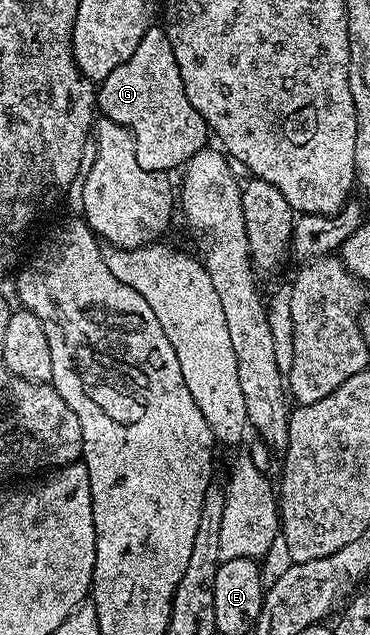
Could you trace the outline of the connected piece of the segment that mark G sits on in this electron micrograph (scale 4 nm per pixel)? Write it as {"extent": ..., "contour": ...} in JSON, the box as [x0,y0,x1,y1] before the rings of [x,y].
{"extent":[97,26,209,173],"contour":[[[153,26],[145,30],[145,38],[137,45],[137,50],[109,78],[105,78],[97,88],[97,108],[106,119],[117,122],[131,131],[131,137],[137,150],[137,162],[141,170],[170,173],[170,168],[182,169],[187,161],[201,149],[208,147],[209,129],[207,121],[193,110],[193,102],[185,94],[185,86],[181,82],[181,70],[177,70],[177,58],[173,58],[173,46],[169,46],[169,38],[162,27]]]}

